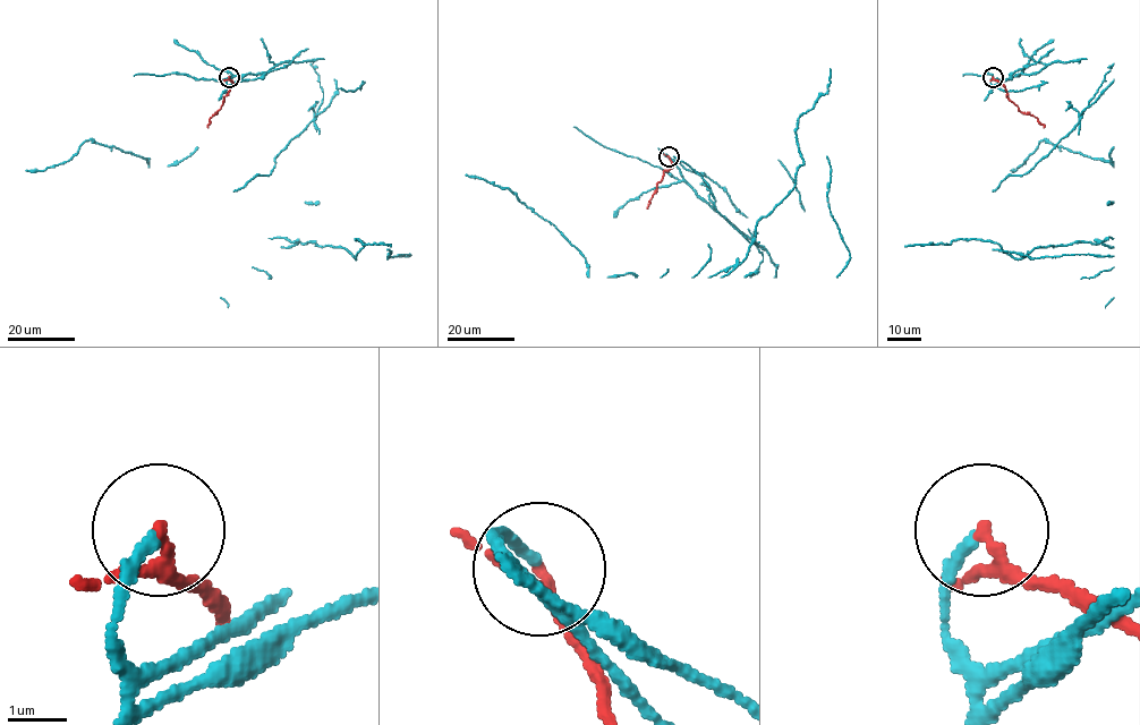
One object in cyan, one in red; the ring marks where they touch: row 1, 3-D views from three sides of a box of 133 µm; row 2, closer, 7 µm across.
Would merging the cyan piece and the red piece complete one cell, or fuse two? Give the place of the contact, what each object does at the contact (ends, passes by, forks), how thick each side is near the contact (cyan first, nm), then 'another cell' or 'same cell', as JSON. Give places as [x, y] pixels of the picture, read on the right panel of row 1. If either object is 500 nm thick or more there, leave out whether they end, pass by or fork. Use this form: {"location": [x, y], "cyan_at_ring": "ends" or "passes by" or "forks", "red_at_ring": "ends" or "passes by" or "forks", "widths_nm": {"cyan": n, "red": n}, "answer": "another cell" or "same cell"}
{"location": [993, 77], "cyan_at_ring": "ends", "red_at_ring": "passes by", "widths_nm": {"cyan": 190, "red": 160}, "answer": "another cell"}

